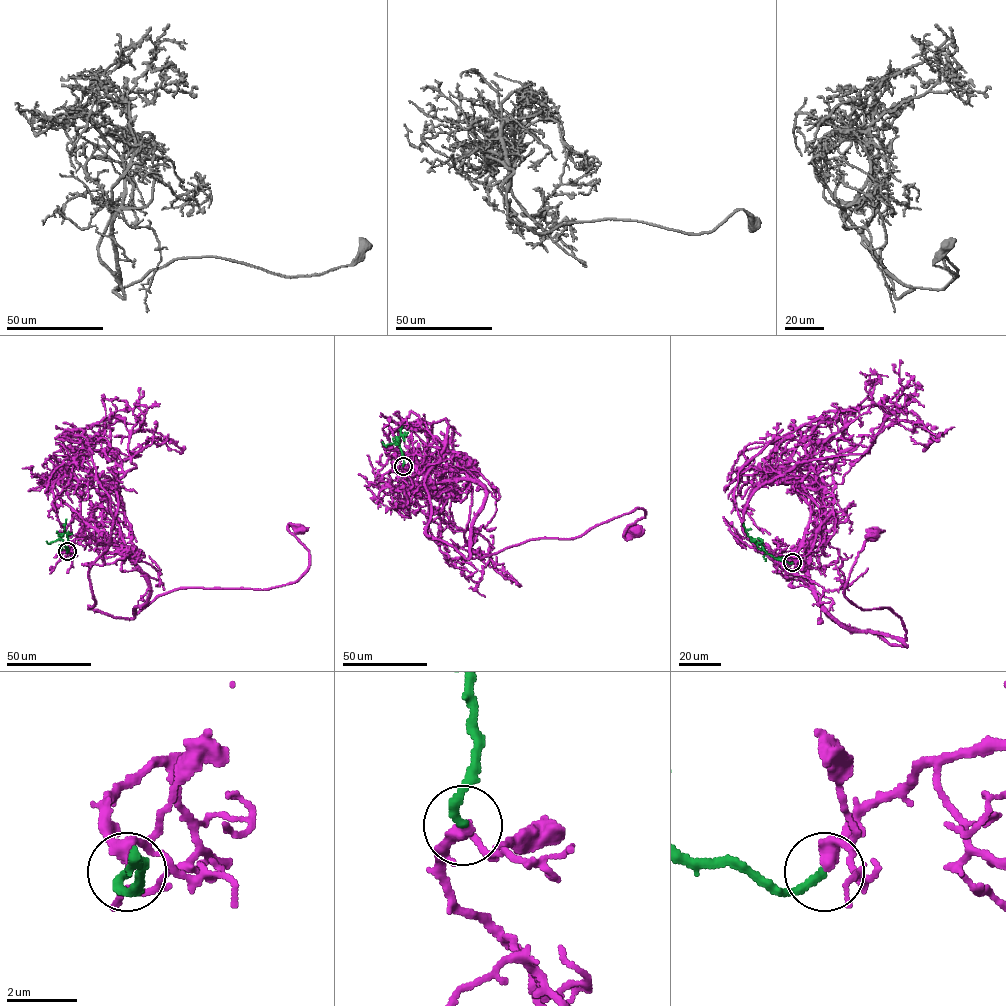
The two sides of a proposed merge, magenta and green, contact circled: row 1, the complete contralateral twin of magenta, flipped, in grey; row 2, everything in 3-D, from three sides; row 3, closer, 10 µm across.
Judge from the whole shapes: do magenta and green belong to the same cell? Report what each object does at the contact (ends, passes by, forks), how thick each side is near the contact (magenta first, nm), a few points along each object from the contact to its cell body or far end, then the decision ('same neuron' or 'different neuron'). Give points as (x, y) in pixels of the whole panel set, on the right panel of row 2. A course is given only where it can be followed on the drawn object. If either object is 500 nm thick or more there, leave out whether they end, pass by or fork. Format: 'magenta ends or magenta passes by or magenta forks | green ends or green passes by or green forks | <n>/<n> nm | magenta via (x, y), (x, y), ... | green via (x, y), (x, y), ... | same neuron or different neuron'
magenta passes by | green ends | 320/260 nm | magenta via (792, 562), (827, 543), (817, 530), (819, 603), (905, 640), (890, 608), (844, 594), (874, 536) | green via (792, 562), (784, 562), (769, 554), (748, 535), (743, 522) | same neuron

